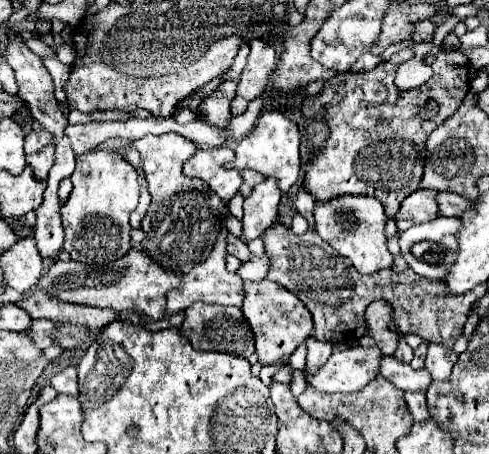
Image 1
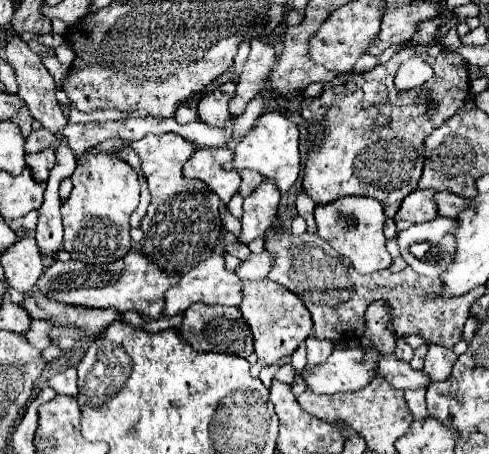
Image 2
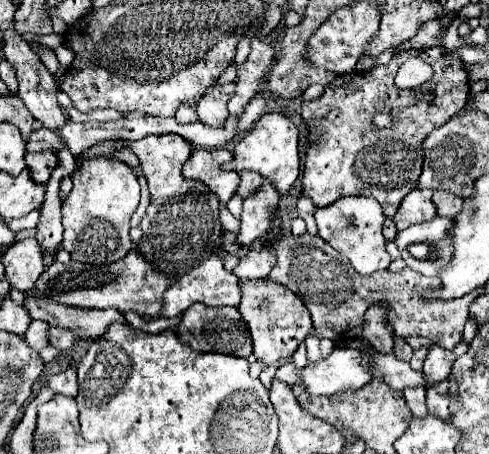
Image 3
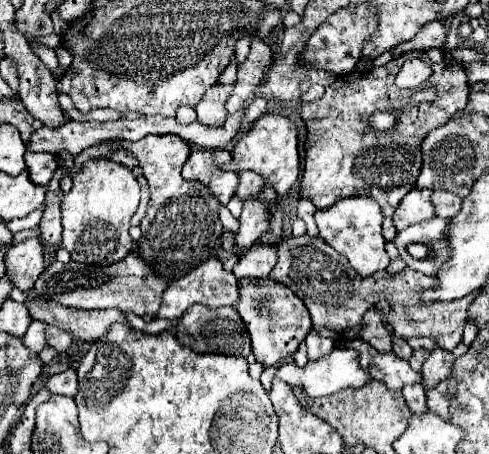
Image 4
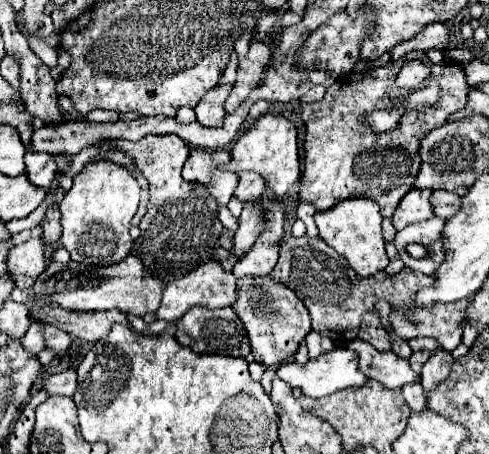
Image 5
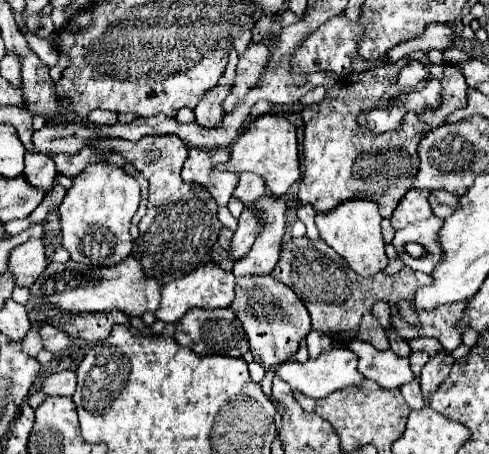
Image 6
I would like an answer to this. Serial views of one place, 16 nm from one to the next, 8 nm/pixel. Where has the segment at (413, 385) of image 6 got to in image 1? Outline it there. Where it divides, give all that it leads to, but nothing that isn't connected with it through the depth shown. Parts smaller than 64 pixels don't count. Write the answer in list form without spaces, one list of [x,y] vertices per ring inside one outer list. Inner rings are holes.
[[[404,392],[406,394],[406,402],[408,402],[408,408],[414,416],[416,422],[424,422],[428,420],[428,408],[426,408],[426,396],[424,392]]]

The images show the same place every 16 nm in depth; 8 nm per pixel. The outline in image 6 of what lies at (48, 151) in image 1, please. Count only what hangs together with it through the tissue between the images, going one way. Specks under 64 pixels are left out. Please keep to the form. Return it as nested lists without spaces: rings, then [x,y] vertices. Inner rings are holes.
[[[26,154],[24,160],[24,172],[22,176],[26,178],[26,182],[38,190],[50,190],[54,186],[54,178],[56,178],[56,166],[52,164],[52,160],[46,154]]]

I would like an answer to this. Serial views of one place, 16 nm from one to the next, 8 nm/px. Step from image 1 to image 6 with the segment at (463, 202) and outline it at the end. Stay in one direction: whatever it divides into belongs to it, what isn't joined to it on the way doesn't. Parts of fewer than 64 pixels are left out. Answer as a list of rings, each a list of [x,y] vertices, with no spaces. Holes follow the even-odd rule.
[[[432,190],[430,196],[428,196],[428,202],[430,202],[430,208],[432,208],[434,216],[448,218],[450,212],[458,204],[458,196],[452,194],[452,192],[448,192],[448,190]]]

